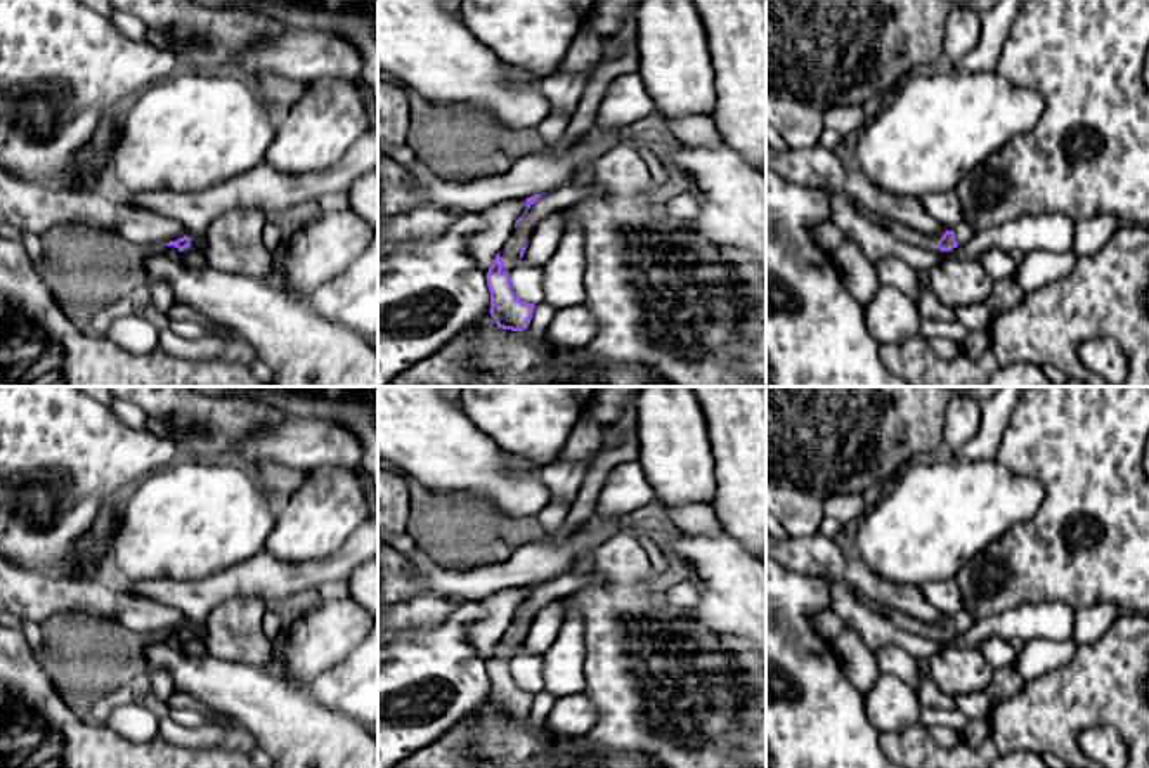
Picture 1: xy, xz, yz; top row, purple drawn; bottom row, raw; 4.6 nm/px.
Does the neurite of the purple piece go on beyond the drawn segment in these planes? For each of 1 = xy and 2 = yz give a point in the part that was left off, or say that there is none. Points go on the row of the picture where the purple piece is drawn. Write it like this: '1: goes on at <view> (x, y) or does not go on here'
1: does not go on here
2: does not go on here

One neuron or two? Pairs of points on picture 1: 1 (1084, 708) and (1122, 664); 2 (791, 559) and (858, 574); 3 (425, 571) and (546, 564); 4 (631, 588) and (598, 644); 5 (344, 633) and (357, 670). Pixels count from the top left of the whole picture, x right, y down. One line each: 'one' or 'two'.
1: one
2: one
3: one
4: one
5: two

